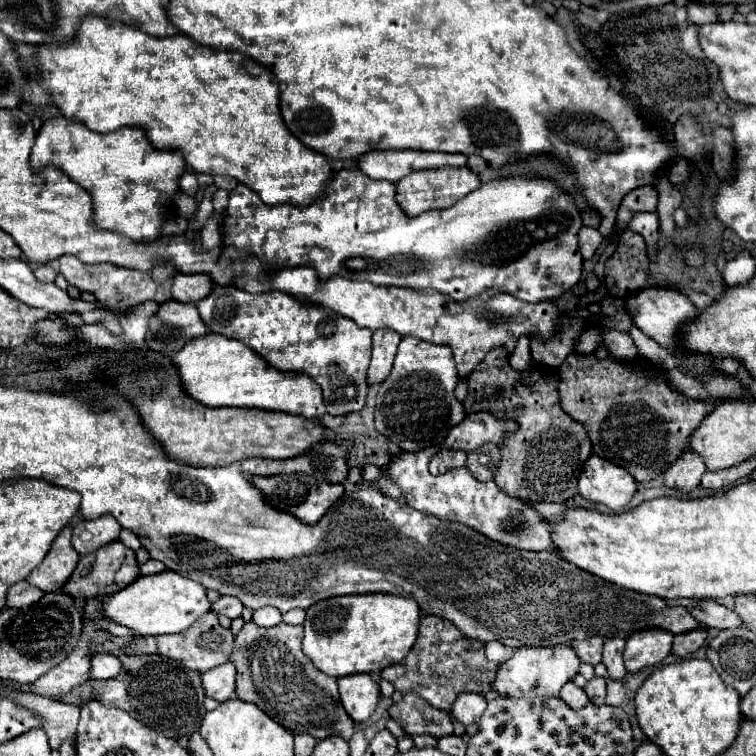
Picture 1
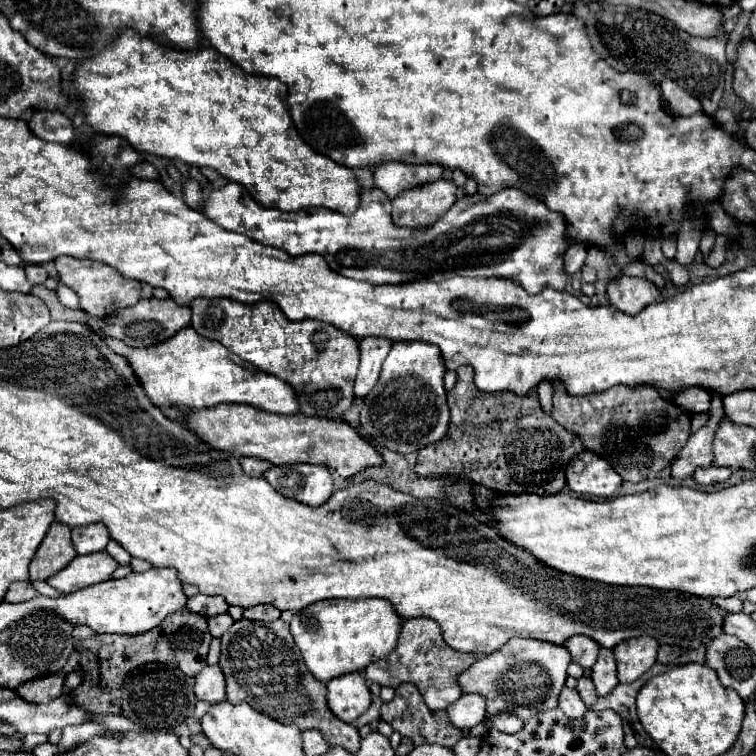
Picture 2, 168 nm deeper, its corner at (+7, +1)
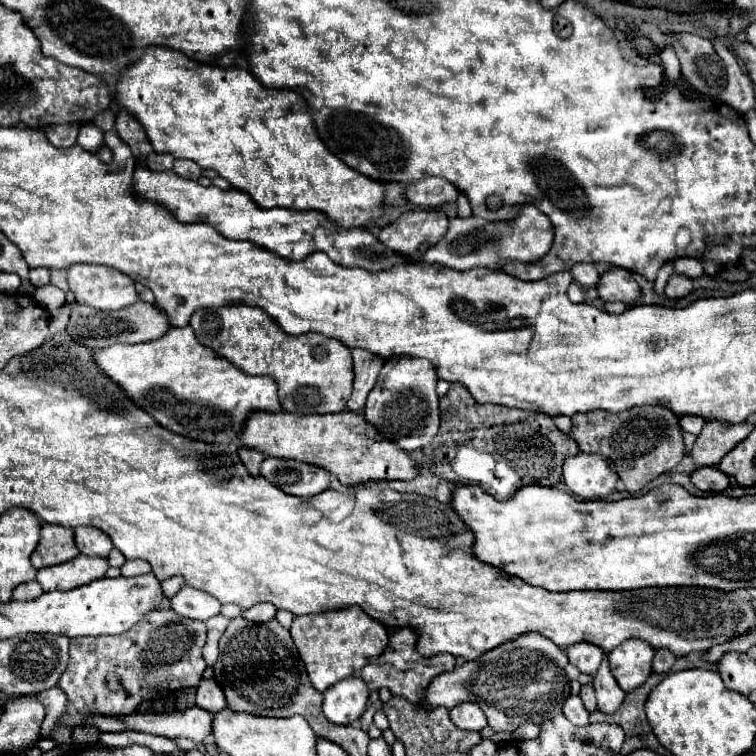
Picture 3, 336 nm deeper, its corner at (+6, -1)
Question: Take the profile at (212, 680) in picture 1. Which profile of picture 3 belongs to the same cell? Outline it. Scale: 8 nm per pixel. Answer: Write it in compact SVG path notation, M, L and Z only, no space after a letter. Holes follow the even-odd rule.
M202 679L196 689L196 705L202 709L208 709L210 713L216 713L226 707L224 693L220 685L214 679Z

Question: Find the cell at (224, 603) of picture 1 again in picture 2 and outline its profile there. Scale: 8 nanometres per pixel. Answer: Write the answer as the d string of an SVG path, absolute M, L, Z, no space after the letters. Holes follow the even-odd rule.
M197 593L193 597L187 597L185 609L187 611L195 611L197 615L213 617L213 615L219 615L219 613L227 613L229 605L227 605L227 601L223 597L211 597L211 595Z

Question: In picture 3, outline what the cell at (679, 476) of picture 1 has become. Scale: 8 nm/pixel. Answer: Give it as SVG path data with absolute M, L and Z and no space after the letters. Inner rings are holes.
M718 419L706 421L706 425L702 427L702 433L696 437L692 453L690 453L696 467L718 465L720 459L730 449L734 449L734 445L738 441L742 441L752 429L754 429L754 425L748 425L748 423L722 425L722 421L718 421Z

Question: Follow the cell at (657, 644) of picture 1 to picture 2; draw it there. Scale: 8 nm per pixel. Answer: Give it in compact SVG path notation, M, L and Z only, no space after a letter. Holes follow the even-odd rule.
M653 637L629 639L625 643L619 643L613 649L619 683L633 683L647 669L651 669L653 663L657 661L657 649L659 649L659 643Z

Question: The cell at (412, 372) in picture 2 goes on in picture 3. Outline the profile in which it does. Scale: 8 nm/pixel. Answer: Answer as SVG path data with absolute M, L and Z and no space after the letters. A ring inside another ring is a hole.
M392 357L384 363L376 387L370 391L364 417L366 423L376 427L376 431L398 445L404 451L416 451L424 441L430 441L438 433L440 409L436 393L438 375L430 361L418 357Z

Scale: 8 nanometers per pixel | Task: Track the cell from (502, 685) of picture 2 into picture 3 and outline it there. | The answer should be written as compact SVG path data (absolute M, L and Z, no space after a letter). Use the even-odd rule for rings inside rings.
M526 633L498 645L476 661L438 675L430 683L422 707L452 709L464 701L474 701L486 713L488 727L494 733L512 733L516 729L516 717L524 719L526 715L536 715L536 721L544 721L562 713L562 705L570 695L570 679L564 673L566 665L566 651L538 633Z

